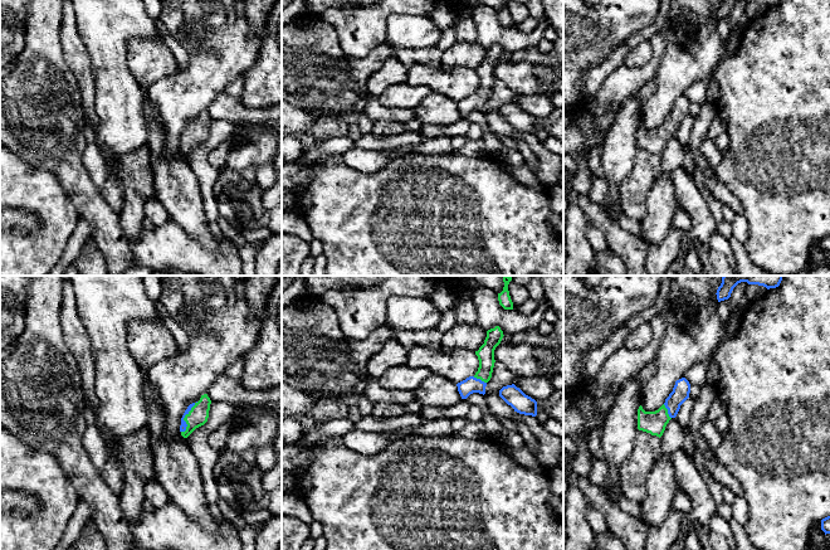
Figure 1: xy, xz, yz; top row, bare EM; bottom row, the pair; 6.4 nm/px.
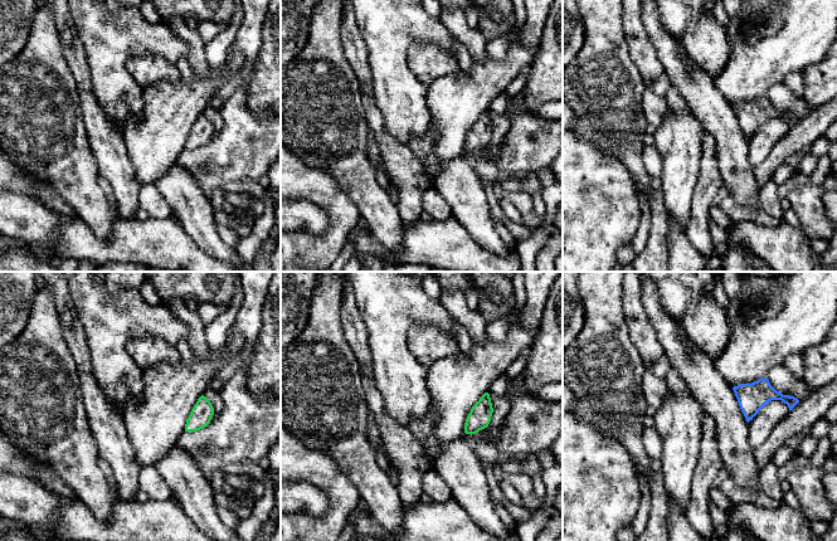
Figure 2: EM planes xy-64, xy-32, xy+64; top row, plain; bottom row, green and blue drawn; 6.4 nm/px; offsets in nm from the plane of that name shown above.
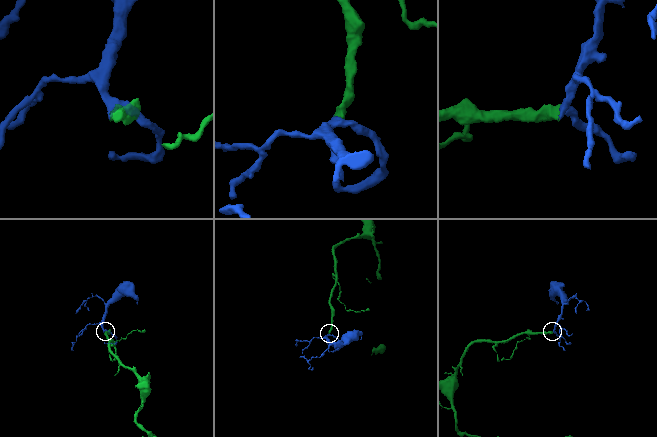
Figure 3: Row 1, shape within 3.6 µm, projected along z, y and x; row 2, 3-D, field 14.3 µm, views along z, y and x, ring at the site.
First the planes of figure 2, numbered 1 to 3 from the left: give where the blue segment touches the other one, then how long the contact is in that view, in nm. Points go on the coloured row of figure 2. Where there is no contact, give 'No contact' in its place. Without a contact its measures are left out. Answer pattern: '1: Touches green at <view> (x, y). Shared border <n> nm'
1: No contact
2: No contact
3: No contact

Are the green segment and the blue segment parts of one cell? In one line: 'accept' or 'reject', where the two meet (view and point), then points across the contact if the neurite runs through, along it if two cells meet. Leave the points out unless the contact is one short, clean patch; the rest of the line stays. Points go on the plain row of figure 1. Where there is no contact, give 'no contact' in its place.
accept; contact xy (184, 136); way xy (198, 134), (184, 136), (182, 145)

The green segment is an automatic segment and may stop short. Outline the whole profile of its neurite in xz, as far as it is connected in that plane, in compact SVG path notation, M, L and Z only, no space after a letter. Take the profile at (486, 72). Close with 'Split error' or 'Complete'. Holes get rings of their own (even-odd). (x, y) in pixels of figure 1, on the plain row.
M499 44L487 49L484 62L475 69L479 78L479 86L474 94L456 102L462 117L467 117L473 111L485 112L487 101L492 96L494 86L494 68L503 57L503 49Z. Split error

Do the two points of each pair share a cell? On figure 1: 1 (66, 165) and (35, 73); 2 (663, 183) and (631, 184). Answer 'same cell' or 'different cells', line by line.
1: same cell
2: different cells

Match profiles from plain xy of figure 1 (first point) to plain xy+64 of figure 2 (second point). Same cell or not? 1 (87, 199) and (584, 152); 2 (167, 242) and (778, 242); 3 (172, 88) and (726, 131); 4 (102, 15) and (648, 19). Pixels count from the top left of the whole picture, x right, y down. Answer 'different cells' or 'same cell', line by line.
1: different cells
2: same cell
3: different cells
4: different cells

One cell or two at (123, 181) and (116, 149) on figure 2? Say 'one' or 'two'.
one

